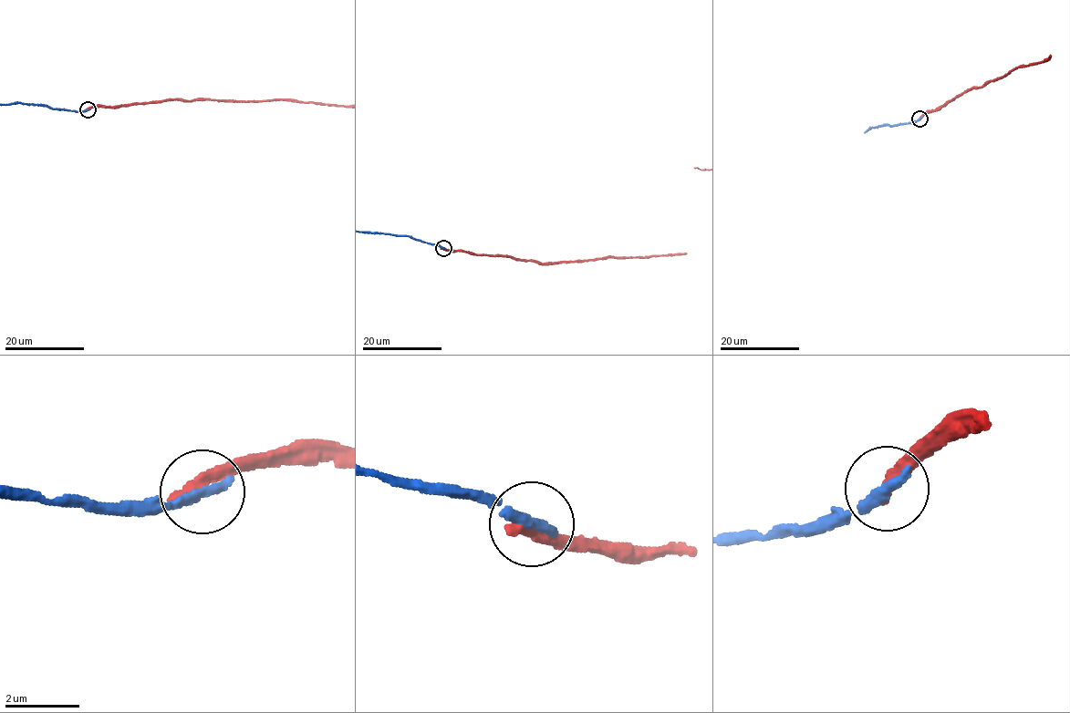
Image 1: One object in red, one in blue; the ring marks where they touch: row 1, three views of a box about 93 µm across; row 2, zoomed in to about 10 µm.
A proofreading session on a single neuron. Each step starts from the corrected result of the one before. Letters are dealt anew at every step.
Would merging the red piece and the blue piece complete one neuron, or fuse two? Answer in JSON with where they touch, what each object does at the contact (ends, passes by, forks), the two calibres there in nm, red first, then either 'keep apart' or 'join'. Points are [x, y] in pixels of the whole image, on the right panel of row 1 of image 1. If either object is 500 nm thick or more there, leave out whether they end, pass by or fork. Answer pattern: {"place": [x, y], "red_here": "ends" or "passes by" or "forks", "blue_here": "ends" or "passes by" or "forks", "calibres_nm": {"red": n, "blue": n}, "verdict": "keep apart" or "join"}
{"place": [919, 118], "red_here": "ends", "blue_here": "ends", "calibres_nm": {"red": 380, "blue": 340}, "verdict": "keep apart"}

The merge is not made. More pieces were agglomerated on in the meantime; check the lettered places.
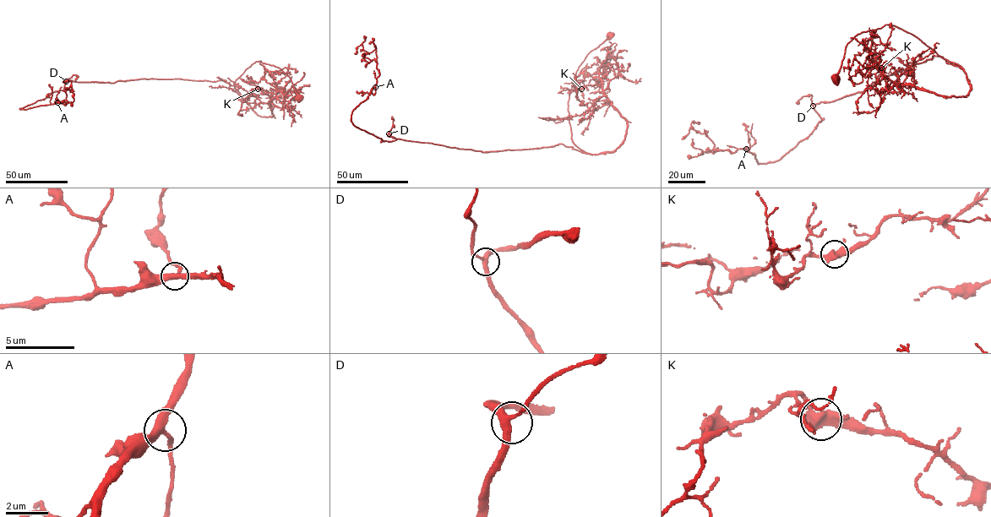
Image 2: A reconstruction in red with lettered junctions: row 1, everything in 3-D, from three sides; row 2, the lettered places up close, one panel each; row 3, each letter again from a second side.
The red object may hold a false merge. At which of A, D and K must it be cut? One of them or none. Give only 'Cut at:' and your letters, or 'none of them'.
Cut at: none of them

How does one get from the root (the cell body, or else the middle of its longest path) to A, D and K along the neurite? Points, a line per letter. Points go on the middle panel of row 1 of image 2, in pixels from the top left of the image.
A: (611, 35), (569, 95), (572, 140), (590, 154), (383, 141), (351, 120), (375, 87)
D: (611, 35), (579, 66), (569, 95), (572, 140), (590, 154), (558, 144), (483, 152), (395, 138), (389, 133)
K: (611, 35), (579, 66), (568, 111), (575, 145), (591, 154), (612, 151), (627, 120), (600, 79), (581, 89)

